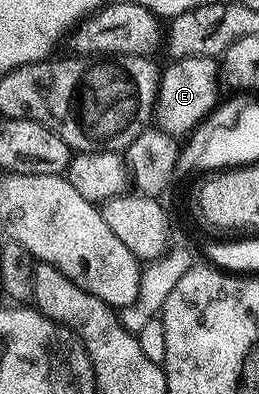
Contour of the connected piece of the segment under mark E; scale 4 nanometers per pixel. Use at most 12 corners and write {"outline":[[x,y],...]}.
{"outline":[[211,56],[173,59],[160,74],[154,120],[187,138],[217,107]]}

